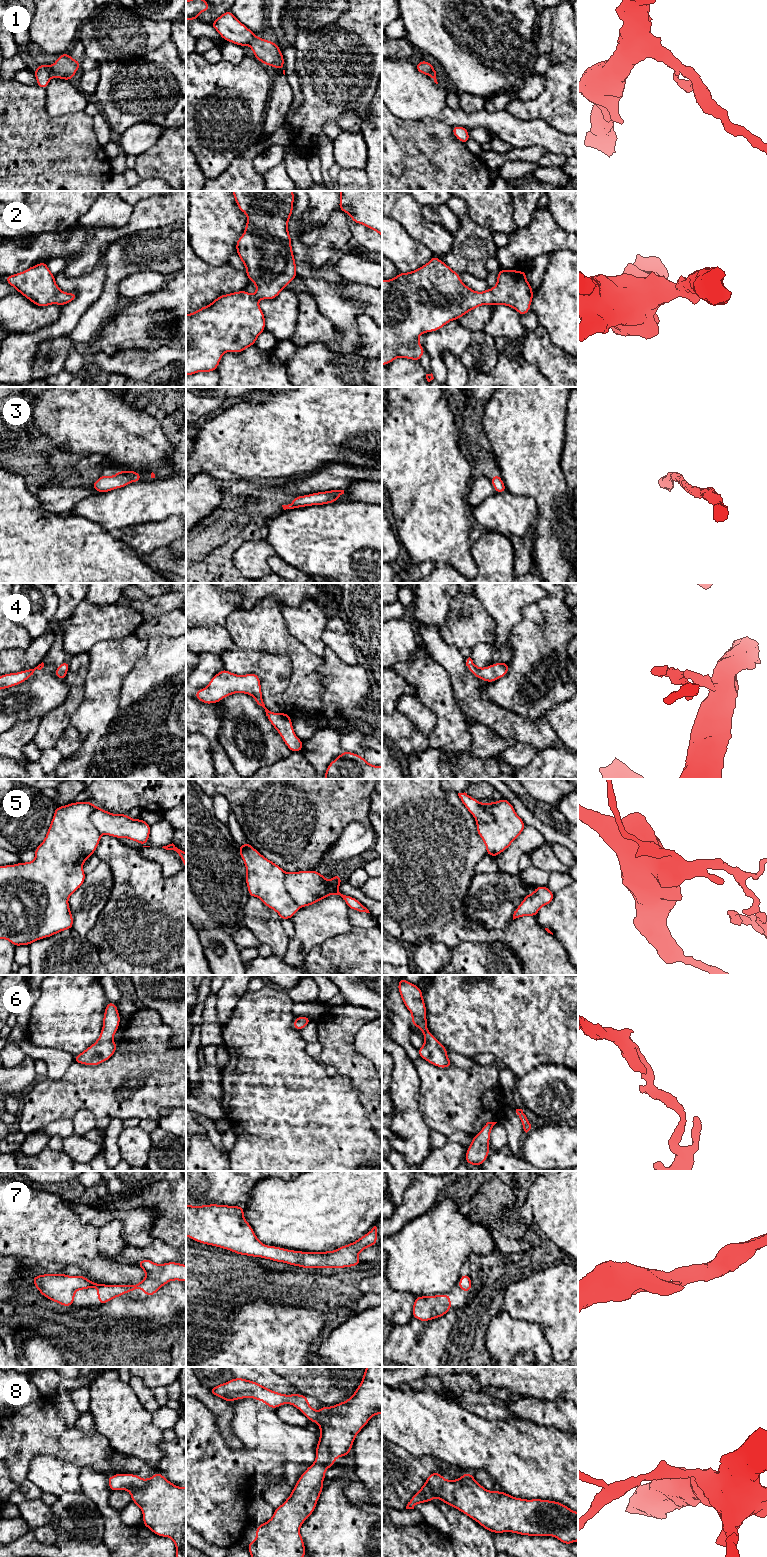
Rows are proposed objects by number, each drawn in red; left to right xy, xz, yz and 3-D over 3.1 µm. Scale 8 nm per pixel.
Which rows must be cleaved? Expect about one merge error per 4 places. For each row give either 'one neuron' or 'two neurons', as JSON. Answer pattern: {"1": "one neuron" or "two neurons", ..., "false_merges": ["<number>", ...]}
{"1": "one neuron", "2": "one neuron", "3": "one neuron", "4": "one neuron", "5": "two neurons", "6": "one neuron", "7": "one neuron", "8": "one neuron", "false_merges": ["5"]}

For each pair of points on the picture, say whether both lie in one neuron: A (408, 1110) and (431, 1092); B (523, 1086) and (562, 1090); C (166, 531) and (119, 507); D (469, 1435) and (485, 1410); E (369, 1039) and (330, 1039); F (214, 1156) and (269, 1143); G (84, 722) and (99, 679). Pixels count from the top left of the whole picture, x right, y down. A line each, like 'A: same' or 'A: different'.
A: different
B: same
C: different
D: different
E: different
F: different
G: same

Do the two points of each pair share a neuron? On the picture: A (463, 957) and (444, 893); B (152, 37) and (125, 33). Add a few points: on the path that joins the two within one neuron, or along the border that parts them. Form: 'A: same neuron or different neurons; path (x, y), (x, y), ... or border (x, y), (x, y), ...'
A: different neurons; border (483, 944), (461, 942), (450, 948)
B: same neuron; path (145, 36), (132, 36)

